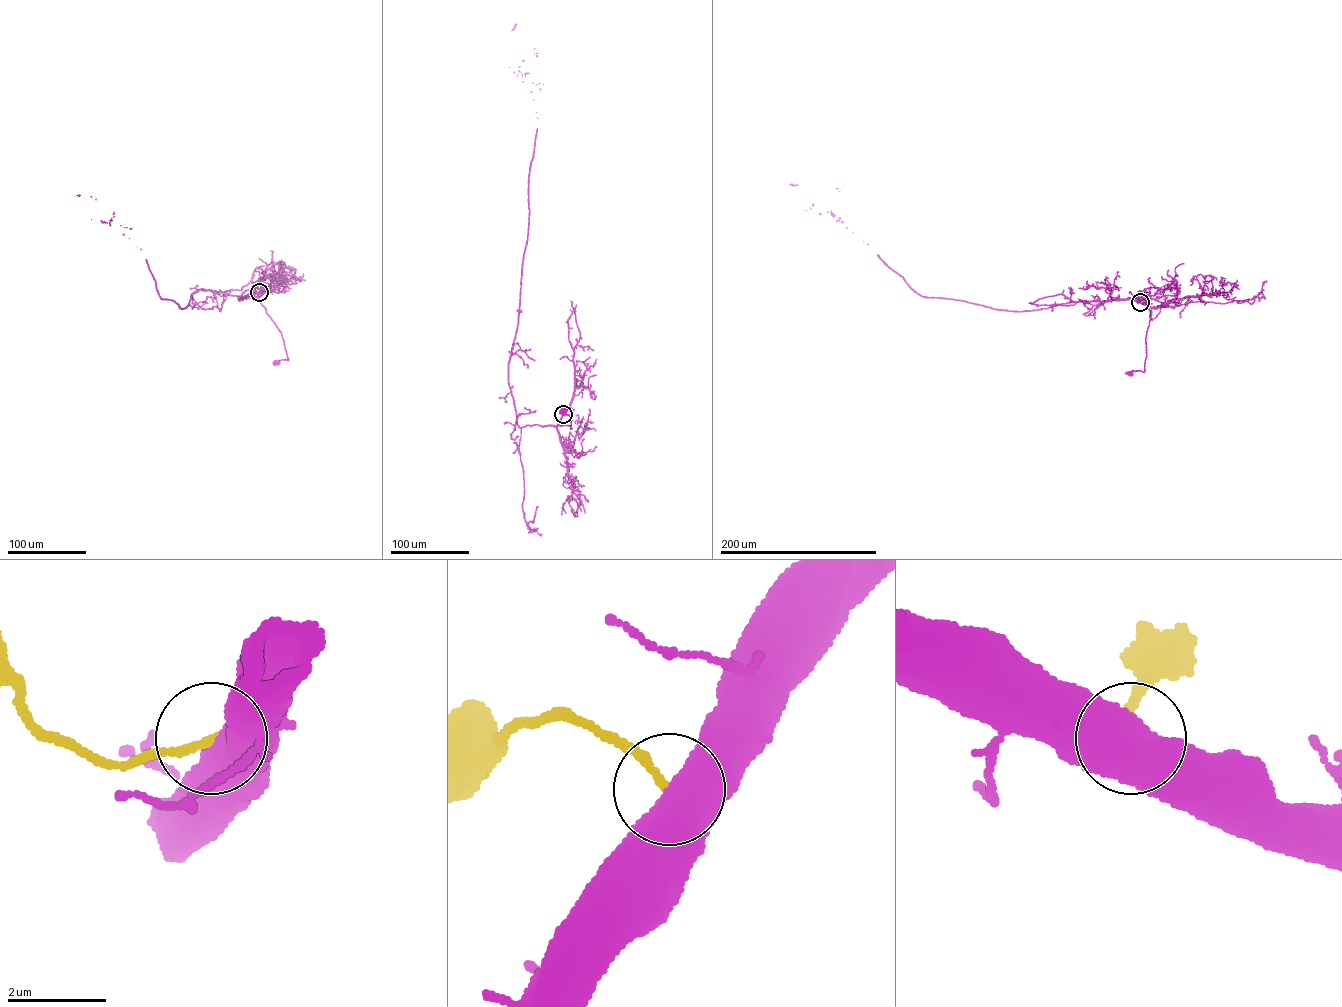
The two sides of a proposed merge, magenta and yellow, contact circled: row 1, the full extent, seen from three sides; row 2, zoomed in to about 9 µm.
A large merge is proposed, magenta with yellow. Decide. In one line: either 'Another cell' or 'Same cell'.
Another cell

